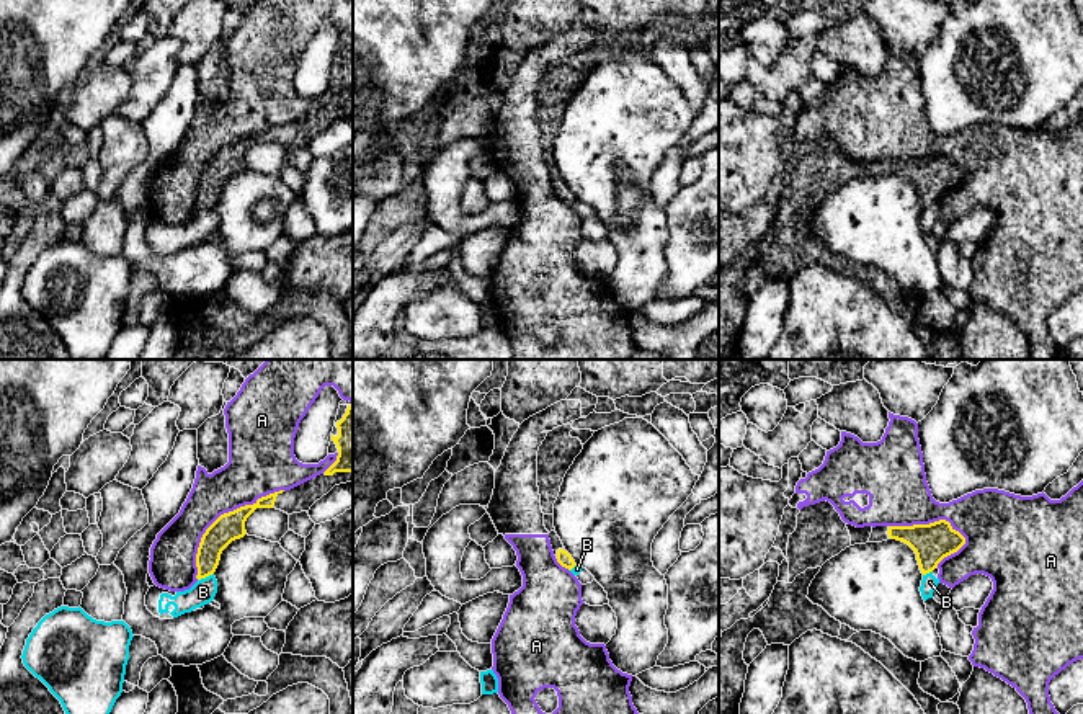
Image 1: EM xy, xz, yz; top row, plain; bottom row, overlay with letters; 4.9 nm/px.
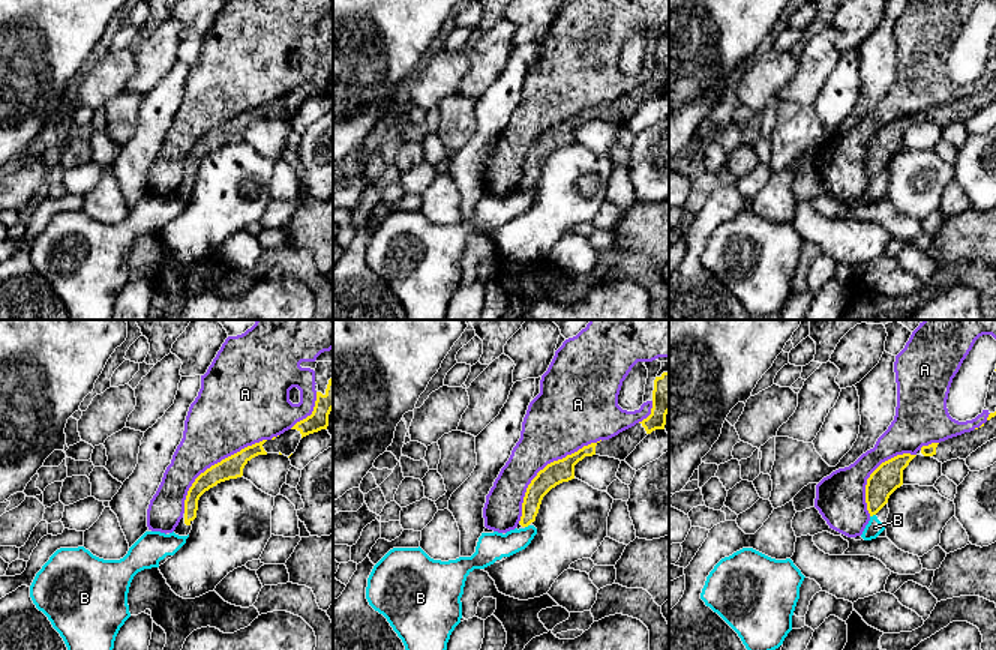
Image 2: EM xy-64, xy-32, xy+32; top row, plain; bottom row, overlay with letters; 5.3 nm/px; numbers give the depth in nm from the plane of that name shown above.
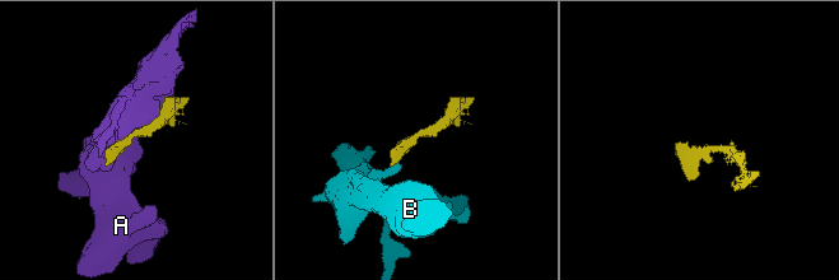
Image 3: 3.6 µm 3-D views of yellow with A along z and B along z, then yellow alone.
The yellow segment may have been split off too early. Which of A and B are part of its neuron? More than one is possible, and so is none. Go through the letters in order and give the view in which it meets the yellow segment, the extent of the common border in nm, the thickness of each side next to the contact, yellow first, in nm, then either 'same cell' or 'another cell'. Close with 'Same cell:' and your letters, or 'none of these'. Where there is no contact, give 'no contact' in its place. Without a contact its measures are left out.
A: meets yellow in xy; contact 600 nm long; 140 nm thick on the yellow side, 260 nm on the other; another cell
B: meets yellow in xy; contact 90 nm long; 140 nm thick on the yellow side, 120 nm on the other; another cell
Same cell: none of these

